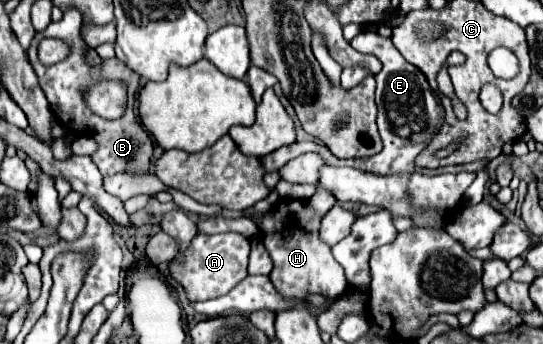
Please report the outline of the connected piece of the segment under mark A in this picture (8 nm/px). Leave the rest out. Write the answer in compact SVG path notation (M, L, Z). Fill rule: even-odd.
M226 232L226 234L198 234L194 242L186 248L186 254L182 258L174 258L168 264L170 278L182 284L186 290L188 300L210 300L224 296L230 292L242 278L248 276L248 254L250 254L250 242L242 234Z

